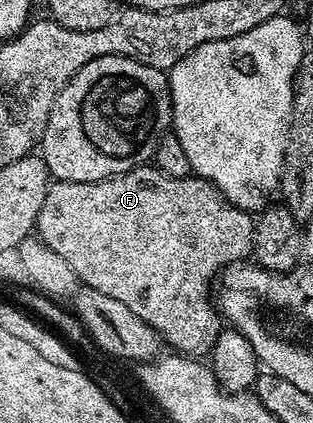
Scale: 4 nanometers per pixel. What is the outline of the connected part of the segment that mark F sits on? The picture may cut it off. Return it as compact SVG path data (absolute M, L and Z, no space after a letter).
M145 165L135 167L133 171L127 171L125 175L115 175L102 181L86 181L85 183L53 182L46 193L46 201L42 204L41 212L38 213L34 231L45 245L54 249L54 253L58 253L58 257L62 257L62 261L66 261L66 265L70 265L70 269L74 269L77 280L83 286L98 289L98 293L106 293L106 297L114 297L114 301L122 301L122 305L126 305L126 309L130 309L130 313L134 313L134 317L140 317L142 321L146 321L155 329L161 340L167 346L168 343L172 346L171 350L173 352L186 357L191 352L199 352L207 356L211 352L214 341L220 335L222 319L210 298L210 292L214 287L214 280L225 267L231 267L233 263L243 263L252 255L252 242L254 241L256 224L249 212L234 206L213 183L208 183L205 179L199 177L186 179L166 177L155 165Z

